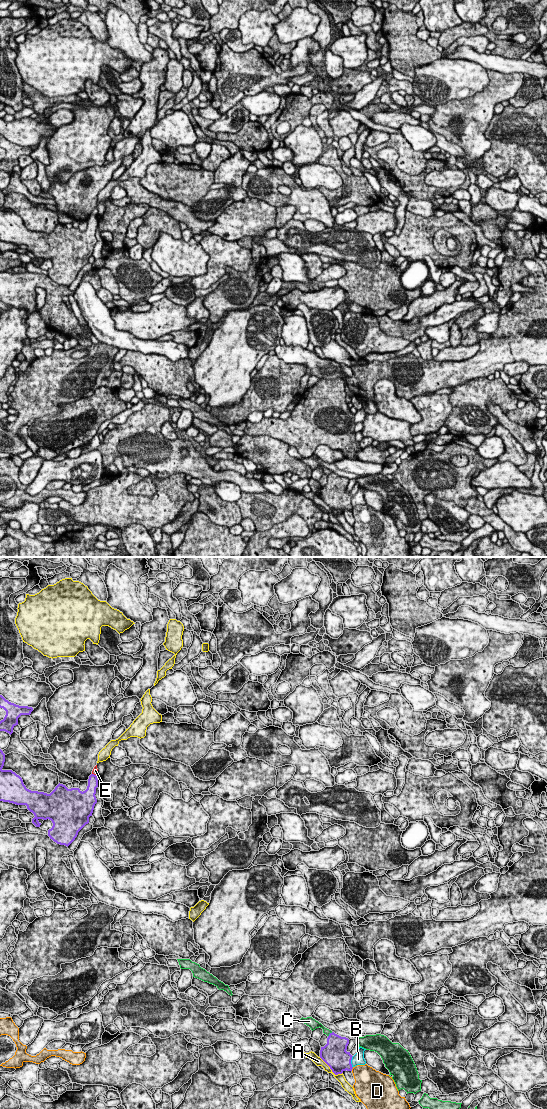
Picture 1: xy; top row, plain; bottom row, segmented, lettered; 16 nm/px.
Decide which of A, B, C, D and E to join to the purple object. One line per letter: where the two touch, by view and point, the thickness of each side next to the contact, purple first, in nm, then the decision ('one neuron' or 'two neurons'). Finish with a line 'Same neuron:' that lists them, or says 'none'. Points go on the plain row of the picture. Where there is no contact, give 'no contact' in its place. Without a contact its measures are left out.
A: xy (330, 508) | 400/140 nm | two neurons
B: xy (350, 502) | 380/190 nm | two neurons
C: xy (329, 474) | 340/100 nm | two neurons
D: xy (352, 508) | 380/360 nm | two neurons
E: xy (93, 214) | 160/90 nm | one neuron
Same neuron: E

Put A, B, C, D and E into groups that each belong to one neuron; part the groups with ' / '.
A / B / C / D / E

